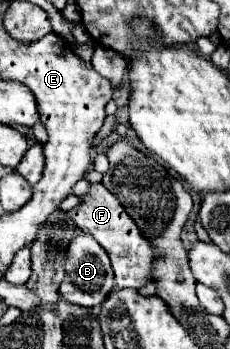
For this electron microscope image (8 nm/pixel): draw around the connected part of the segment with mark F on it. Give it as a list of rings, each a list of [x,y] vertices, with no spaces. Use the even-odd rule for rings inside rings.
[[[100,182],[92,184],[90,190],[82,196],[80,204],[76,208],[72,208],[68,212],[68,216],[72,218],[72,222],[76,222],[76,228],[80,228],[82,232],[94,236],[98,240],[98,244],[108,252],[118,288],[138,290],[138,288],[142,288],[144,284],[150,282],[150,270],[152,270],[152,262],[154,262],[154,248],[140,234],[134,220],[128,214],[124,214],[122,204],[118,202],[118,198],[110,190],[106,190]]]

